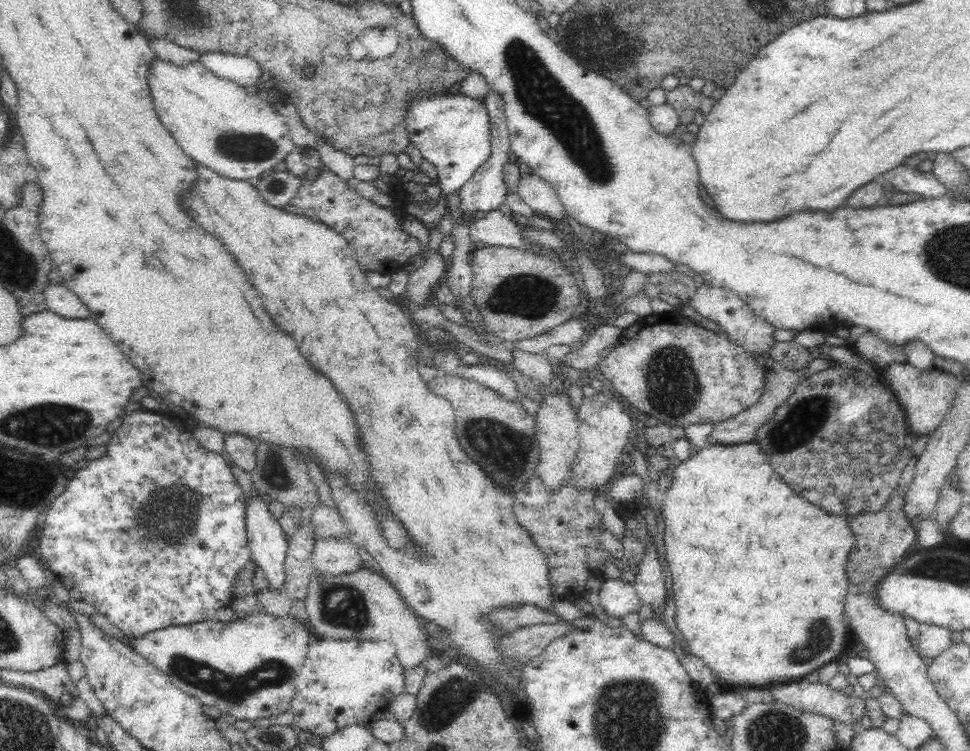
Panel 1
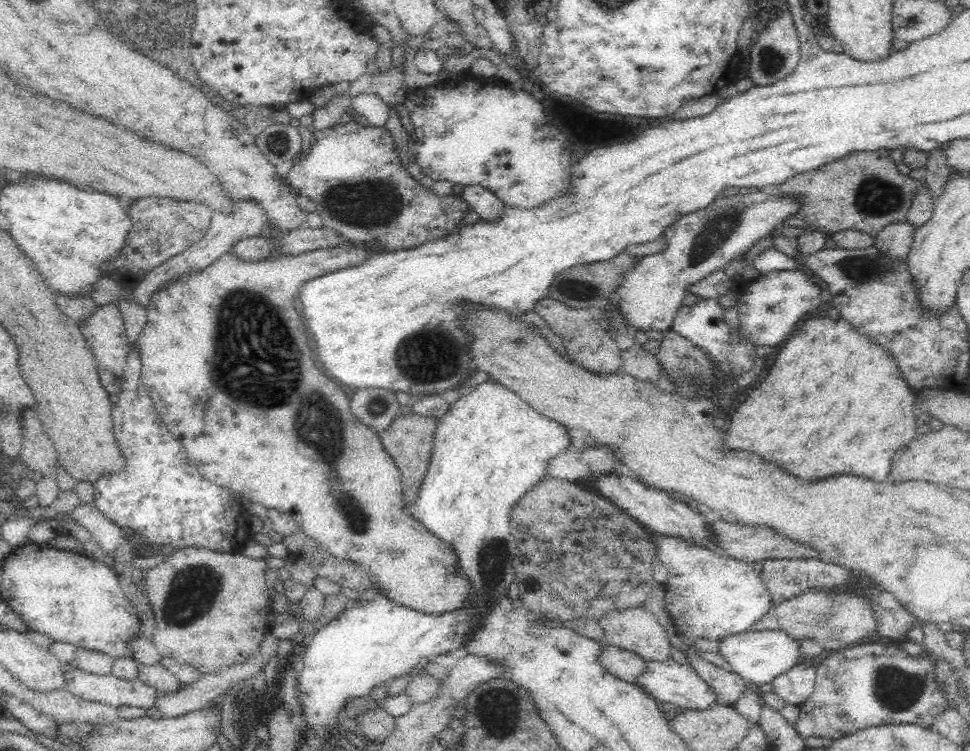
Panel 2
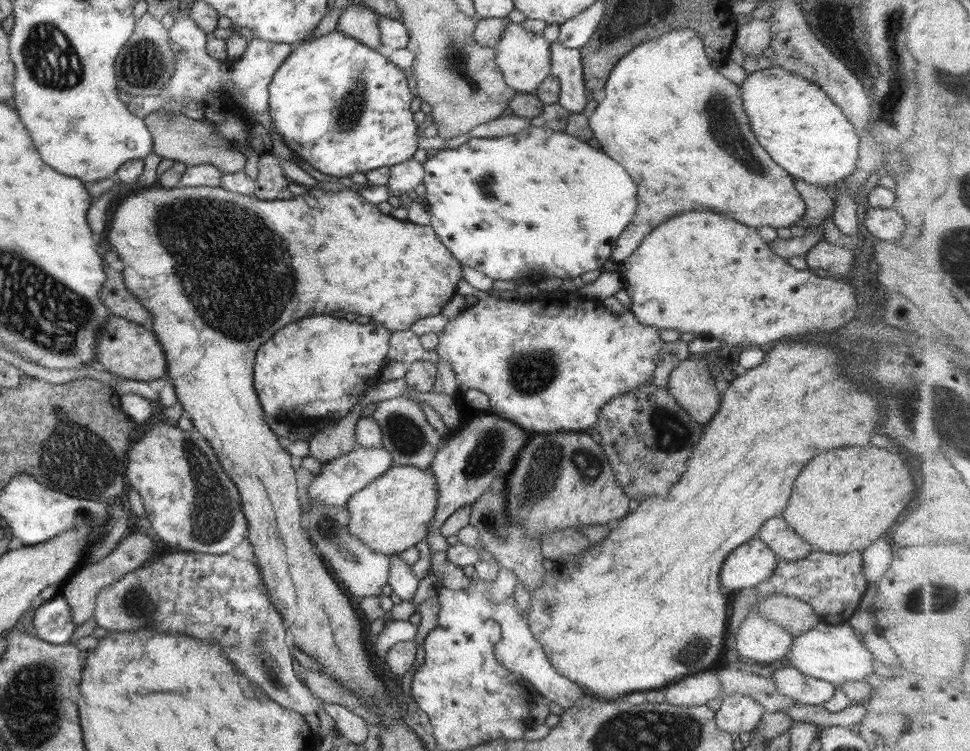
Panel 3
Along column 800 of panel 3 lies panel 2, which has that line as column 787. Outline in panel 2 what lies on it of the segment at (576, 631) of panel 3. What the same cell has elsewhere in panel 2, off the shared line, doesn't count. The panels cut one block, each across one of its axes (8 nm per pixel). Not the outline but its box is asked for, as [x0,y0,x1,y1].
[728,316,922,482]

